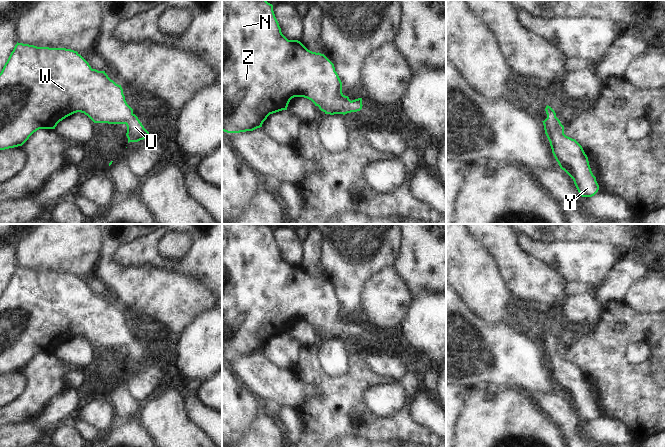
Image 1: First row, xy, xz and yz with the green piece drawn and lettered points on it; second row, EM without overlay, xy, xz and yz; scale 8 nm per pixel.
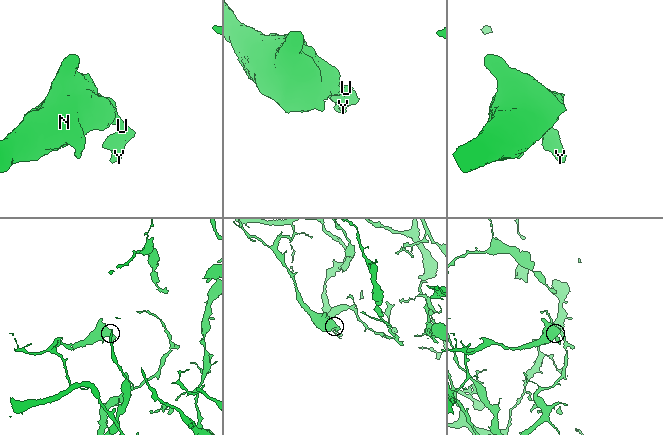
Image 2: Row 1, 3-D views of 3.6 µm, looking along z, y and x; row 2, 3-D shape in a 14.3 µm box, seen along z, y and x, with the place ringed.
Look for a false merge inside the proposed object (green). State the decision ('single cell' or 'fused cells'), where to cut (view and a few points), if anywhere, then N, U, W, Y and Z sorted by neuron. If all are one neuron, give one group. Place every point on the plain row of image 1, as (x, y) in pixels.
single cell; no cut; N U W Y Z

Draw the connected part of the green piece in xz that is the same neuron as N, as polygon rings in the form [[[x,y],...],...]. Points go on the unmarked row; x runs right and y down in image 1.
[[[222,224],[222,355],[240,357],[253,355],[262,351],[263,346],[270,338],[287,334],[290,324],[294,321],[304,321],[311,324],[325,338],[347,338],[362,333],[362,322],[350,324],[342,317],[342,306],[335,295],[334,288],[321,277],[308,274],[298,264],[288,264],[281,256],[279,247],[273,235],[273,229],[266,224]]]

